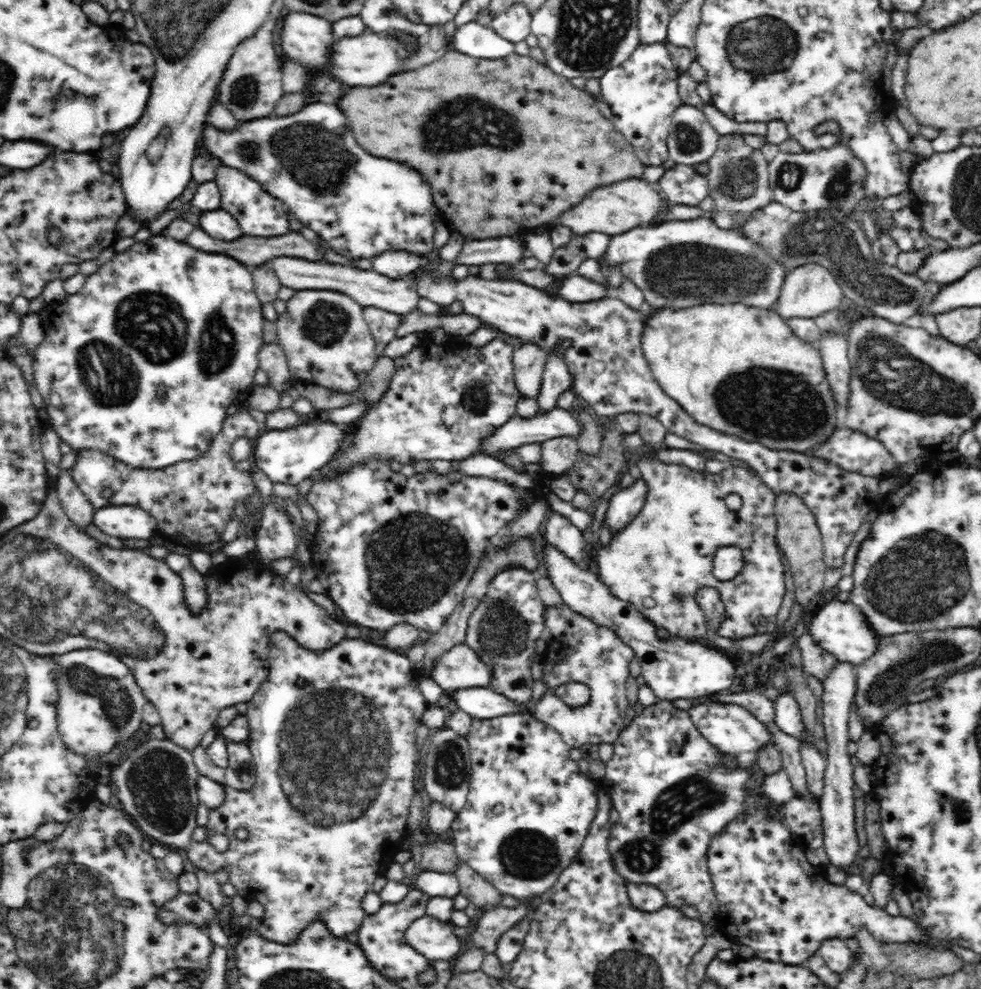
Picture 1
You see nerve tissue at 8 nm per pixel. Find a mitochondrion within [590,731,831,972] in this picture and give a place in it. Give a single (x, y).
(695, 794)

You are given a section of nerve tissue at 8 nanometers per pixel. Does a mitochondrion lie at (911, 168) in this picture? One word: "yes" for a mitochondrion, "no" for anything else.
no

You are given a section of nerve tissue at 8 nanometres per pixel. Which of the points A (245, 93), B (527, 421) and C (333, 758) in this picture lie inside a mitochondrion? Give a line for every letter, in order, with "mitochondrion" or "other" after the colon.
A: mitochondrion
B: other
C: mitochondrion

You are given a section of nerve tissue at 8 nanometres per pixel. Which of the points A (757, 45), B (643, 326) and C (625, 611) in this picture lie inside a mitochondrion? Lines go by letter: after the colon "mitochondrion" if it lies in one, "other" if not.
A: mitochondrion
B: other
C: other

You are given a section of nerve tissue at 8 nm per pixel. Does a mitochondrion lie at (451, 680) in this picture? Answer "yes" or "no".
no

